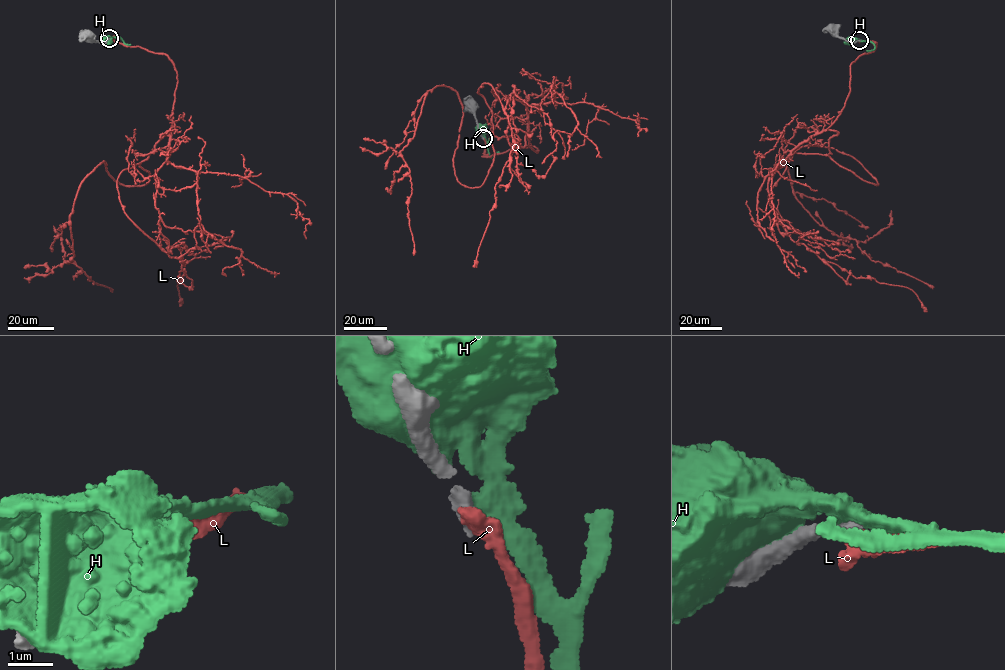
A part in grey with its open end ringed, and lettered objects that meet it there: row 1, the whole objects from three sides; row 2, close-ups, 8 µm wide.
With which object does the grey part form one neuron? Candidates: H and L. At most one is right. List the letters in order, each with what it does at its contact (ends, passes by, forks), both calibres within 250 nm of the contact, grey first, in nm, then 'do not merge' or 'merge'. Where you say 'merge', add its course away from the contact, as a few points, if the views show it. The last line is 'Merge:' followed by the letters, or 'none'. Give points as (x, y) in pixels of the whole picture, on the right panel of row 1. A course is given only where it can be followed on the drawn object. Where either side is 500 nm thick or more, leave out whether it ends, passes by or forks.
H: it forks | 360/320 nm | do not merge
L: it ends | 360/380 nm | do not merge
Merge: none

